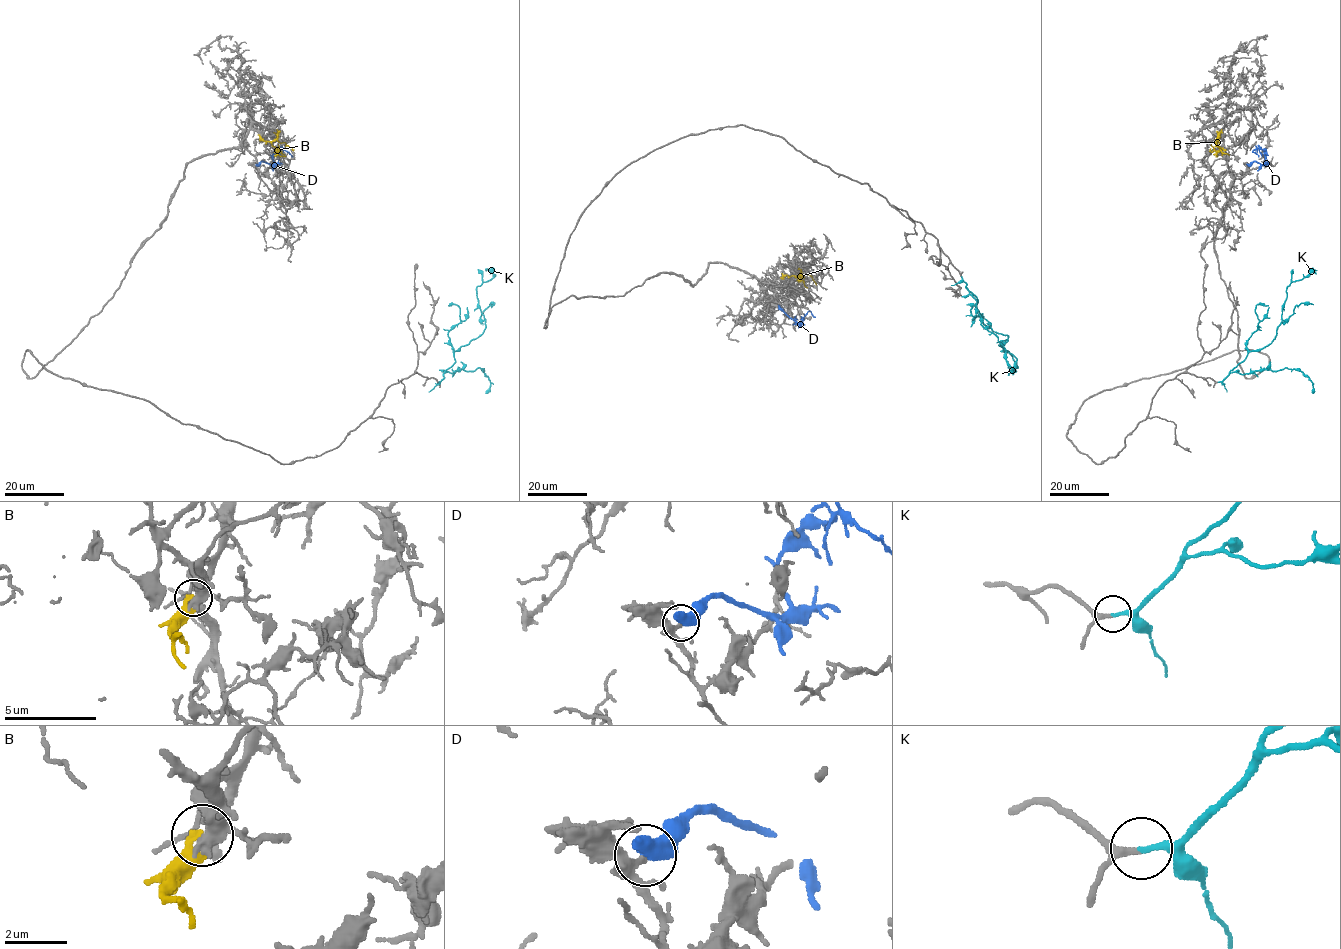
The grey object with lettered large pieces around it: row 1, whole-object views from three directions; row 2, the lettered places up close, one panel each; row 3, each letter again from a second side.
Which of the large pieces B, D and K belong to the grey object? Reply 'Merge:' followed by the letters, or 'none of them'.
Merge: K

